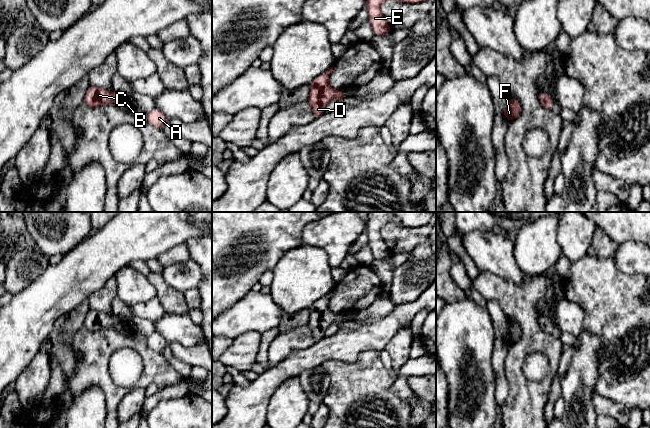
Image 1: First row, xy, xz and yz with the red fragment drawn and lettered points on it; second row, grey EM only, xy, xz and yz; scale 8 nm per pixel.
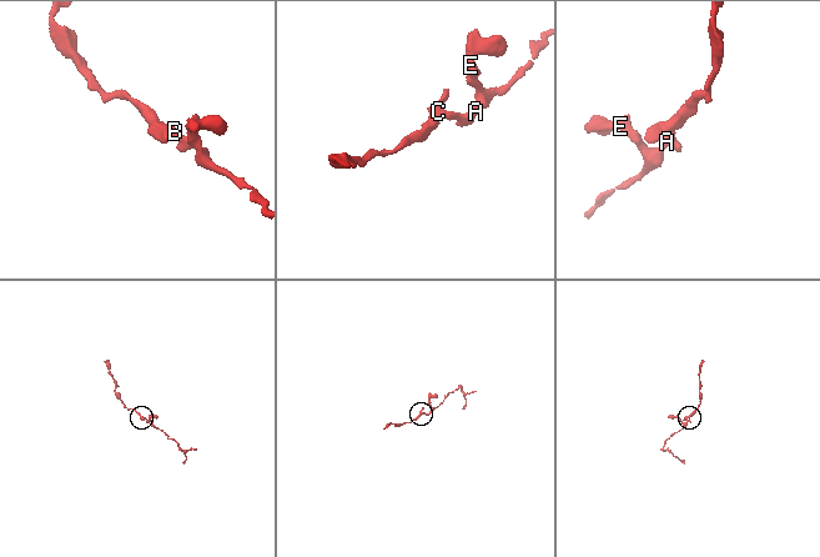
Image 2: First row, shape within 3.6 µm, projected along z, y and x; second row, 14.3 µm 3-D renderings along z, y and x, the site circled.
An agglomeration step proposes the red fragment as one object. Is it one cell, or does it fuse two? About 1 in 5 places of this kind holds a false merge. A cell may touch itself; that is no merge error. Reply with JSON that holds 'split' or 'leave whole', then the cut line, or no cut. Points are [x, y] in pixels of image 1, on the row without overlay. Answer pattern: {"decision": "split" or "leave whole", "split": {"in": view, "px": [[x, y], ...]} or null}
{"decision": "leave whole", "split": null}

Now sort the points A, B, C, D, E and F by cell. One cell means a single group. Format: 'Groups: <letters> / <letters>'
Groups: A B C D E F

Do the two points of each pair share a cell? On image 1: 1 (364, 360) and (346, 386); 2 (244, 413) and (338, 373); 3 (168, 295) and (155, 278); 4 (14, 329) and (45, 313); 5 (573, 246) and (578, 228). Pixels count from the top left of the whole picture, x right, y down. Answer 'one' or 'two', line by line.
1: two
2: two
3: one
4: one
5: one

